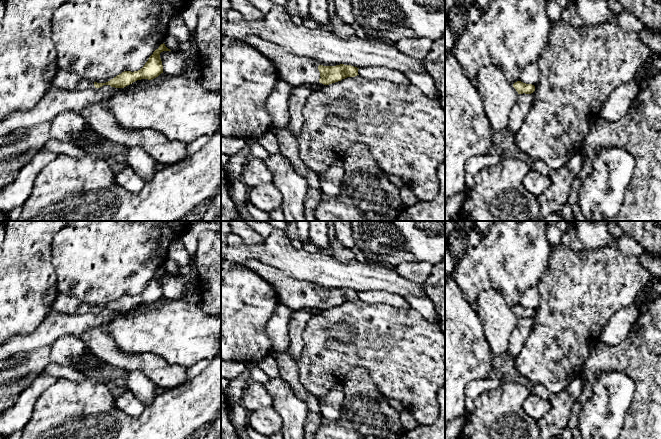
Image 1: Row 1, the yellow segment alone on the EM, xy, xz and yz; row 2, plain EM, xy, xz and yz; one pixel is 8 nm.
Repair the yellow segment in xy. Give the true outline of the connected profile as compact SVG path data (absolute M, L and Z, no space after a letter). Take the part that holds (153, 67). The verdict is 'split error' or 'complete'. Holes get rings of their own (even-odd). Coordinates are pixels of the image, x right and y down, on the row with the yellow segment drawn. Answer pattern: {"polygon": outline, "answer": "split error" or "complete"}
{"polygon": "M164 43L161 44L140 70L134 72L124 71L106 83L91 82L76 73L59 68L51 85L68 91L82 91L86 89L97 89L103 85L124 88L137 80L152 80L163 73L163 65L160 58L160 53L163 51L171 50Z", "answer": "split error"}

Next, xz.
{"polygon": "M248 35L247 43L271 59L279 72L279 77L293 87L304 83L322 83L325 86L358 74L357 67L351 65L325 66L307 57L286 52L280 46L256 35Z", "answer": "split error"}

